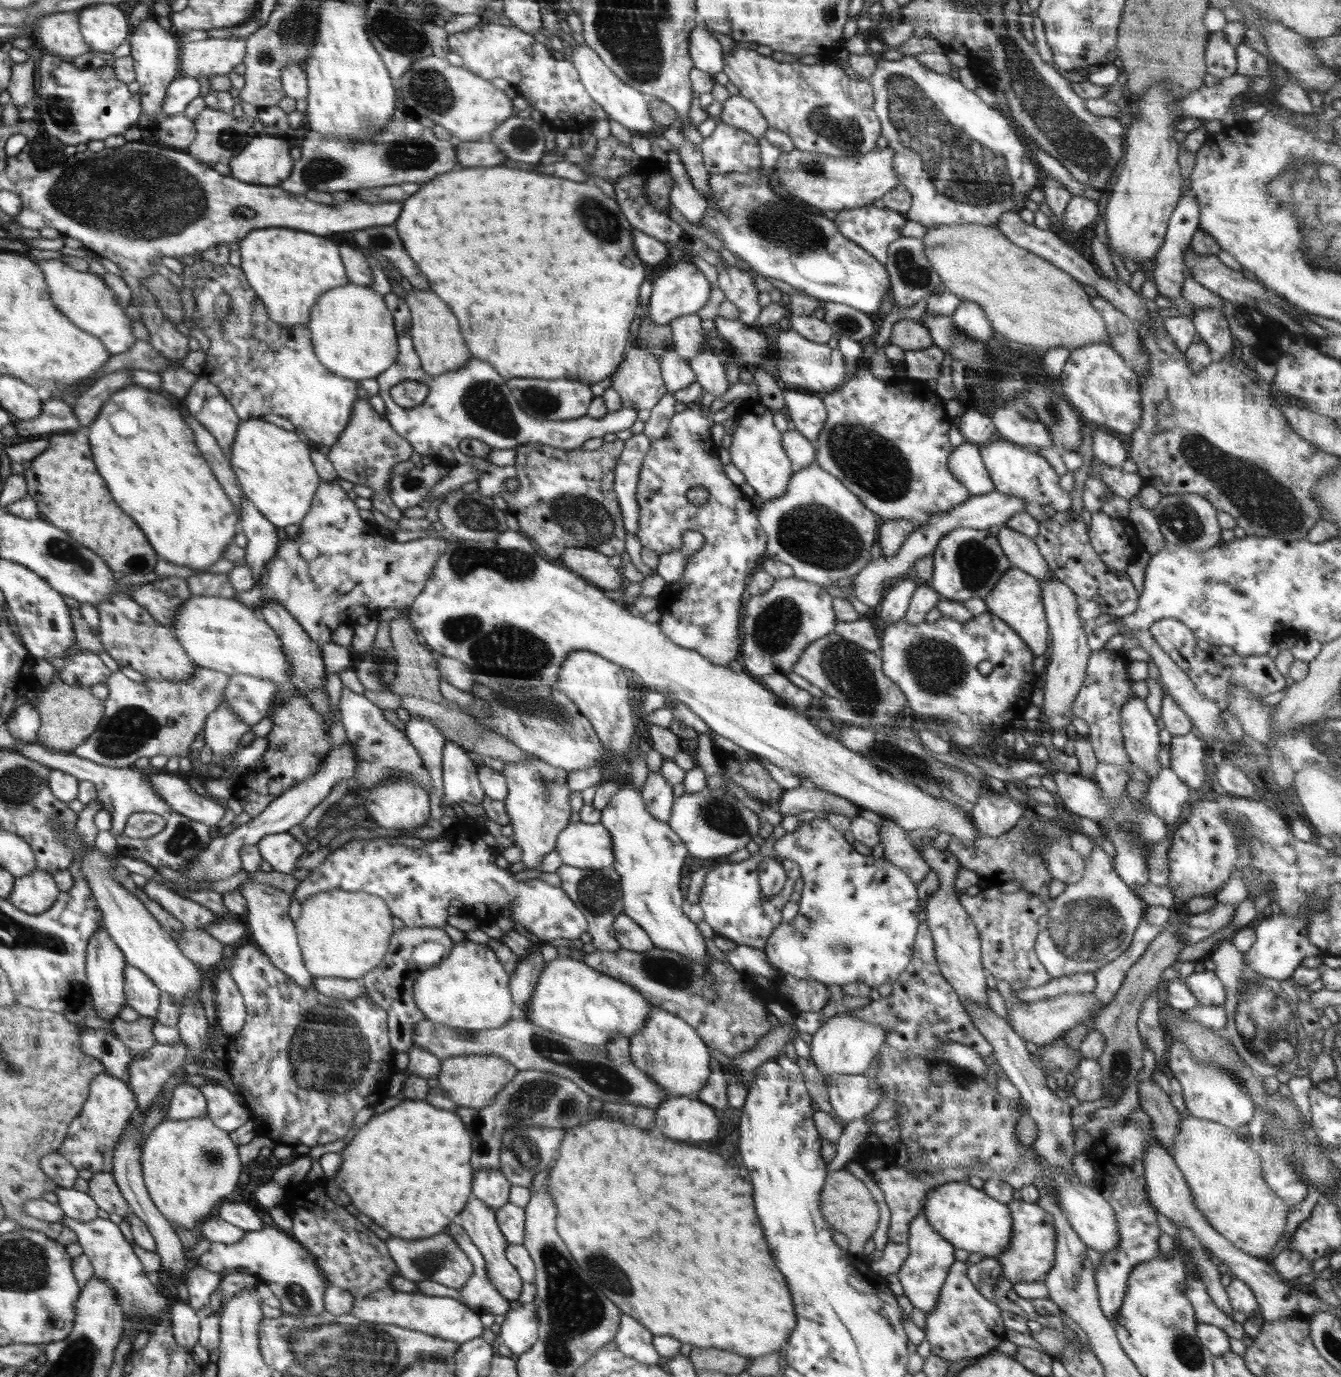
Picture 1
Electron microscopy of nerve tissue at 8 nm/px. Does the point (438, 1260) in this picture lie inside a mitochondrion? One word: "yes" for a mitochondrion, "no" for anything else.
yes

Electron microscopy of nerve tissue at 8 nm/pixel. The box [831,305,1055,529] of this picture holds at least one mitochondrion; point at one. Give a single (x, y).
(954, 337)

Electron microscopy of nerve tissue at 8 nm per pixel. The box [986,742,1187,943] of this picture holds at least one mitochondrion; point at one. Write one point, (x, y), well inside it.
(1133, 833)

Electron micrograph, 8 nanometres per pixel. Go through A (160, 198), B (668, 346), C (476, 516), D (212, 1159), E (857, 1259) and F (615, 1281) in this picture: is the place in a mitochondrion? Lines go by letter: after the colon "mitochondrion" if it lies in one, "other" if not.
A: mitochondrion
B: other
C: mitochondrion
D: mitochondrion
E: other
F: mitochondrion

